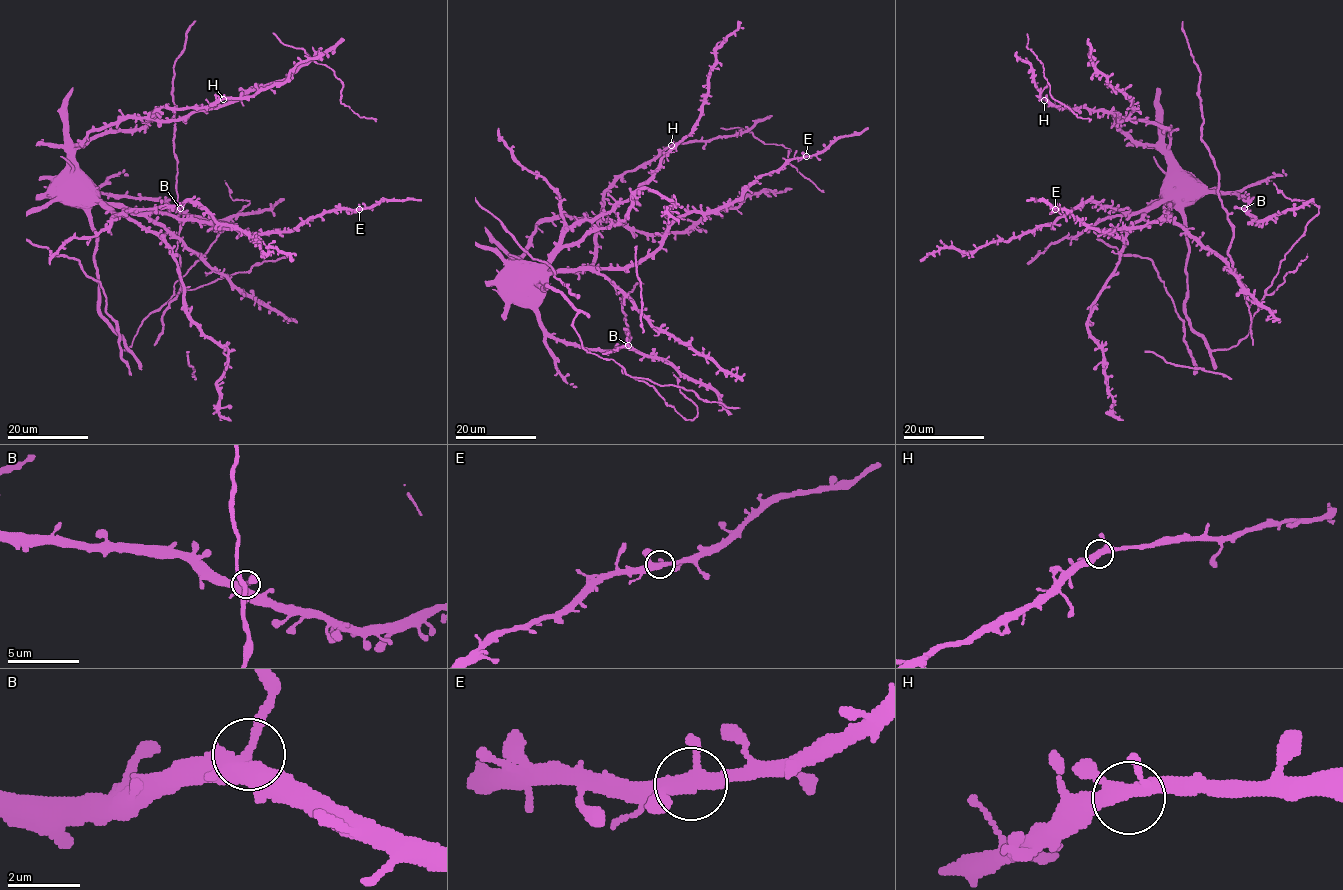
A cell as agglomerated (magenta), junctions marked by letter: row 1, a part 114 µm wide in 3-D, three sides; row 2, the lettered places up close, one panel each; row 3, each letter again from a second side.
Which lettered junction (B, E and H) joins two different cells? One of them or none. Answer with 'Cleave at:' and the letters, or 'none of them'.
Cleave at: none of them

